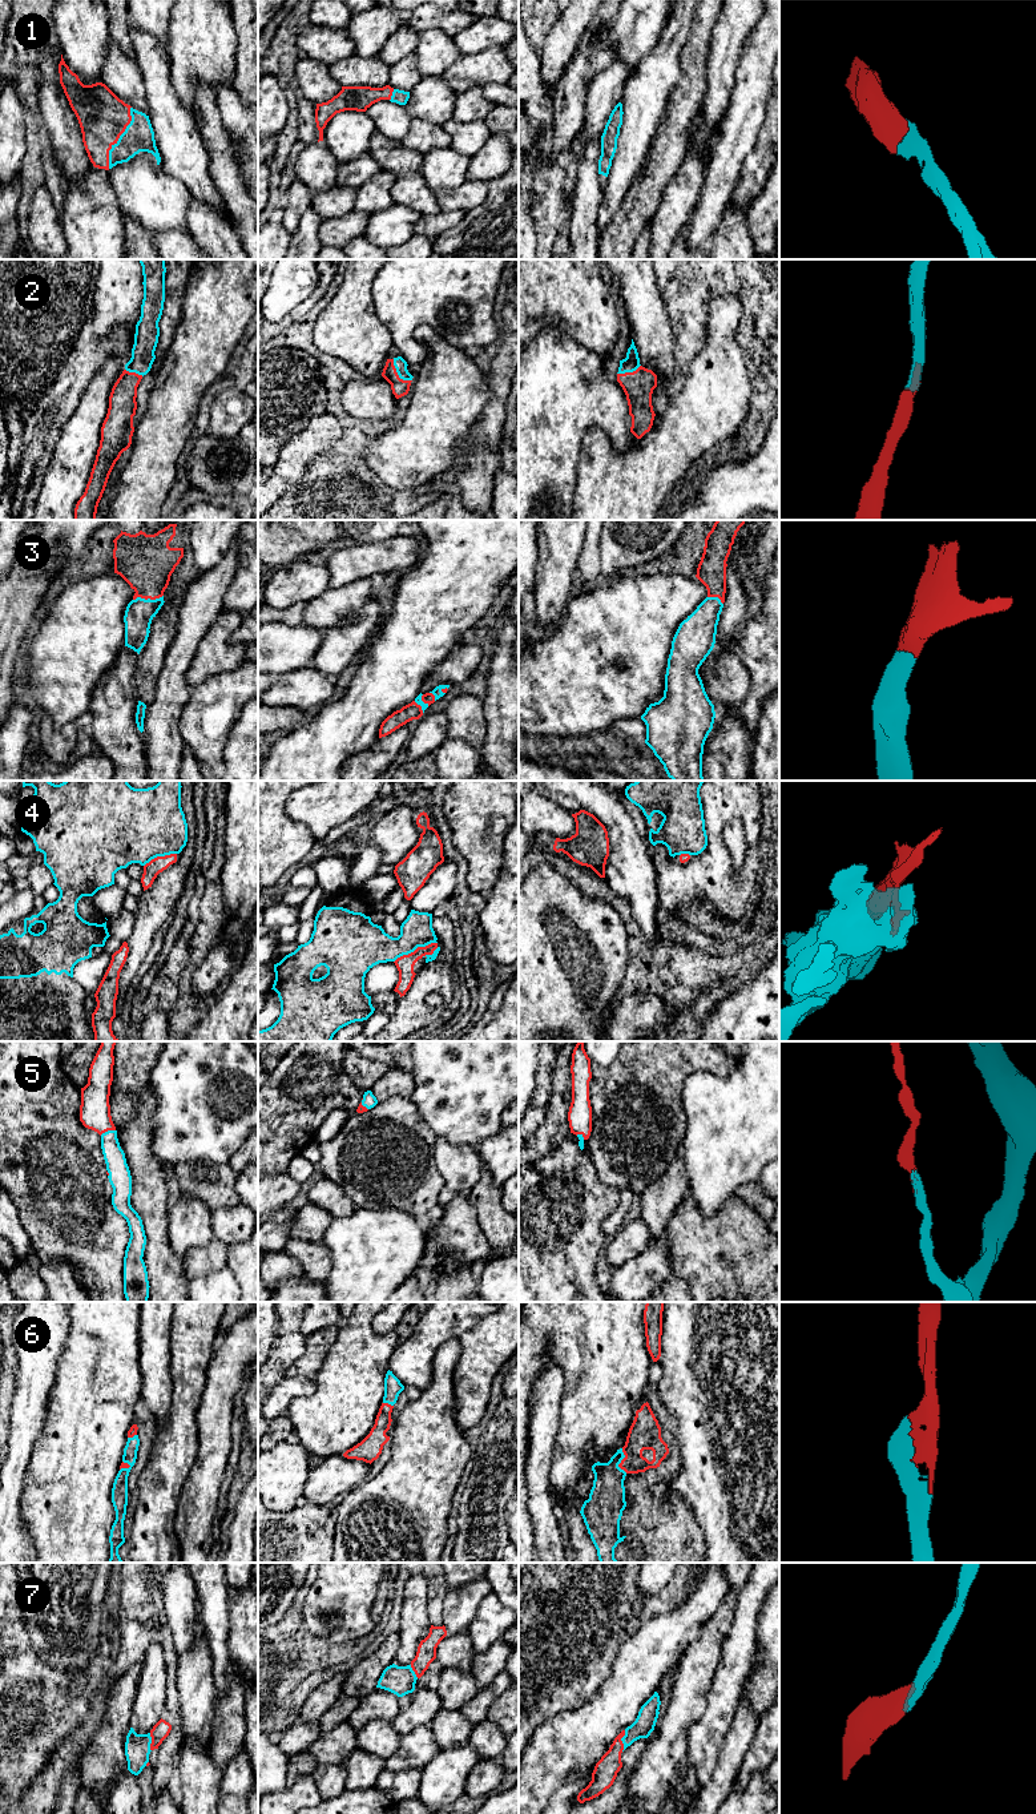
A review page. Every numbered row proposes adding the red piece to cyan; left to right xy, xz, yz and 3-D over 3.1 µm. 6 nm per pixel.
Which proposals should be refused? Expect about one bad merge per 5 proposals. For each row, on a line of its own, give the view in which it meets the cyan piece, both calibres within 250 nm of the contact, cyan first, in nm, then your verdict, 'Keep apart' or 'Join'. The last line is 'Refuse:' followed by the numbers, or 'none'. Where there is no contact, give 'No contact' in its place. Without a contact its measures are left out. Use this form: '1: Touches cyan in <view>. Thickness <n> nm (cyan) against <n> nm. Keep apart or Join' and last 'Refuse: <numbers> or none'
1: Touches cyan in xy. Thickness 190 nm (cyan) against 300 nm. Join
2: Touches cyan in xz. Thickness 80 nm (cyan) against 100 nm. Join
3: Touches cyan in xy. Thickness 170 nm (cyan) against 340 nm. Join
4: Touches cyan in xz. Thickness 220 nm (cyan) against 110 nm. Keep apart
5: Touches cyan in xy. Thickness 130 nm (cyan) against 190 nm. Join
6: Touches cyan in yz. Thickness 220 nm (cyan) against 190 nm. Join
7: Touches cyan in yz. Thickness 120 nm (cyan) against 140 nm. Join
Refuse: 4

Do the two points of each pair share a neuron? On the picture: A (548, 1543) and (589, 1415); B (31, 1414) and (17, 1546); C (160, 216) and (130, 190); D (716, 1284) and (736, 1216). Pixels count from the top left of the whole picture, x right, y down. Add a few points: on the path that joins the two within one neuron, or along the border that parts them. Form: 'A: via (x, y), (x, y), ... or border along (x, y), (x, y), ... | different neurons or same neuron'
A: border along (548, 1474), (548, 1488), (556, 1507) | different neurons
B: via (20, 1447), (13, 1467), (13, 1512) | same neuron
C: via (153, 209), (137, 193) | same neuron
D: via (717, 1266), (736, 1248), (736, 1233) | same neuron

